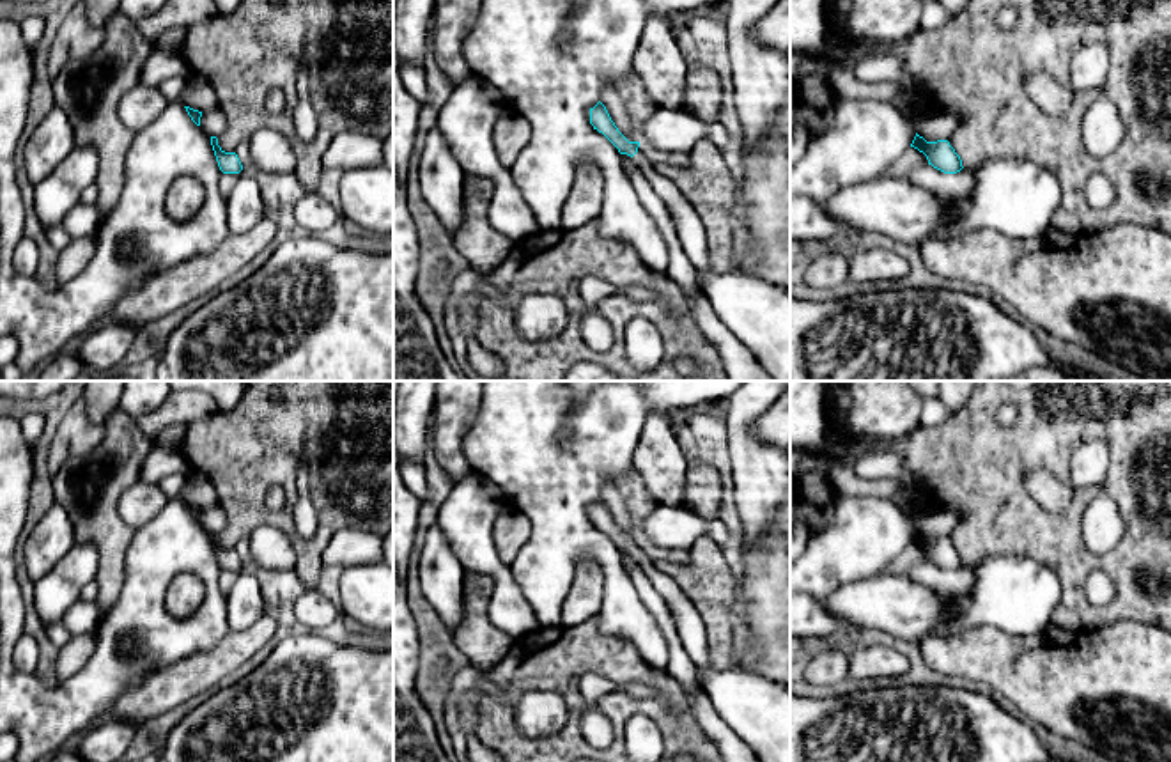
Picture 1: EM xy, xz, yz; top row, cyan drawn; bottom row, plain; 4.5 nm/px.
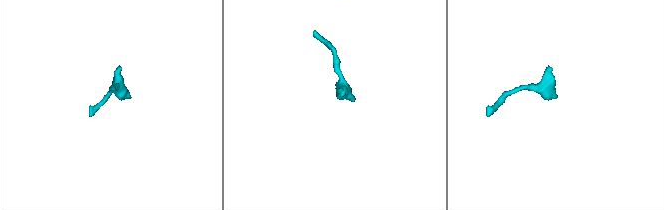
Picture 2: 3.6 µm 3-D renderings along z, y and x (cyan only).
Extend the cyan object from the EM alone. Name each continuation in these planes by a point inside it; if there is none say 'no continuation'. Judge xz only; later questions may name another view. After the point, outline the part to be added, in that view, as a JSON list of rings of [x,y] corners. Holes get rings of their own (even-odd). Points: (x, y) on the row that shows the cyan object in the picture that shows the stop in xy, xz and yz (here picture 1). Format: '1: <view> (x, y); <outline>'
1: xz (757, 312); [[[643,147],[632,156],[654,193],[663,200],[675,222],[679,241],[702,278],[705,298],[710,301],[719,321],[741,340],[774,381],[790,381],[790,294],[785,287],[762,278],[737,273],[714,273],[709,262],[707,232],[694,207],[682,191],[645,156]]]

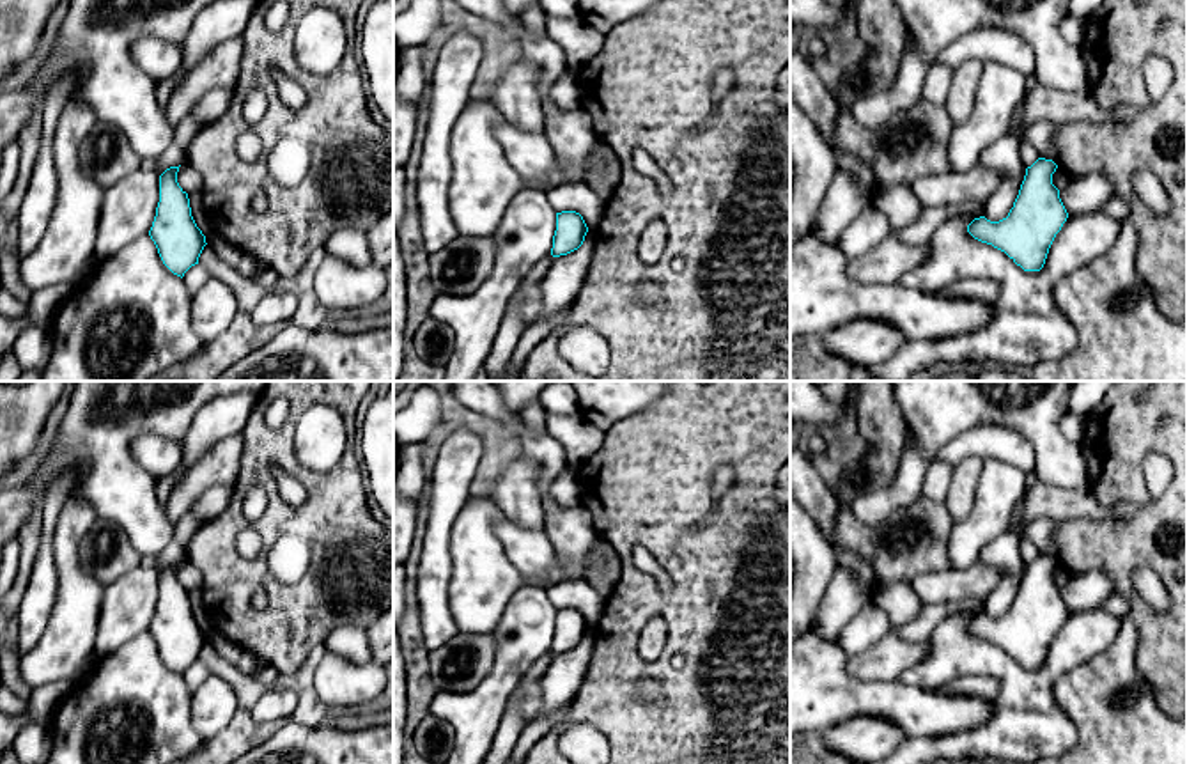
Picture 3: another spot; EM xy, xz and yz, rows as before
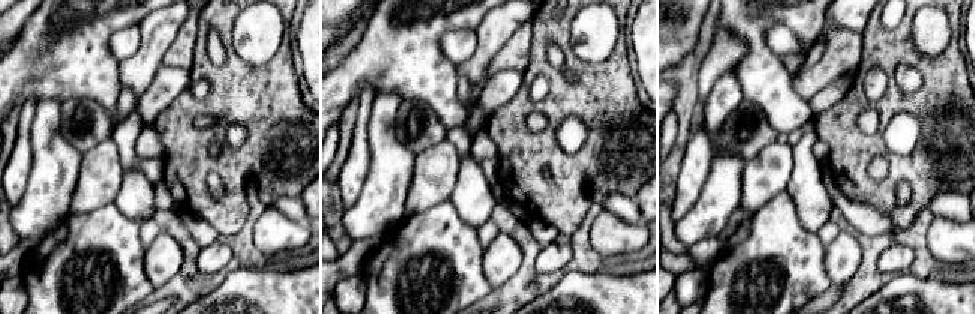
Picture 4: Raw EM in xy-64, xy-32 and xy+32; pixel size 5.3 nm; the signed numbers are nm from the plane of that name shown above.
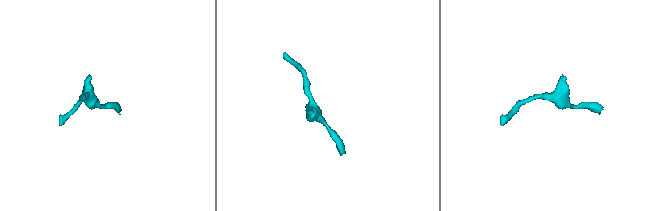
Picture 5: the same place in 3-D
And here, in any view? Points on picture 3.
no continuation

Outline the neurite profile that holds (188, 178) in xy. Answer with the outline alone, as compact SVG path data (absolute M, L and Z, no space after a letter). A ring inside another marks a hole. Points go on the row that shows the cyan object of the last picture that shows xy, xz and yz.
M188 163L179 167L177 183L186 193L202 191L202 175Z

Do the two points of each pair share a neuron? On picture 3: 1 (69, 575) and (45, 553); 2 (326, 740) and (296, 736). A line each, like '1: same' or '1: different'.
1: different
2: same

